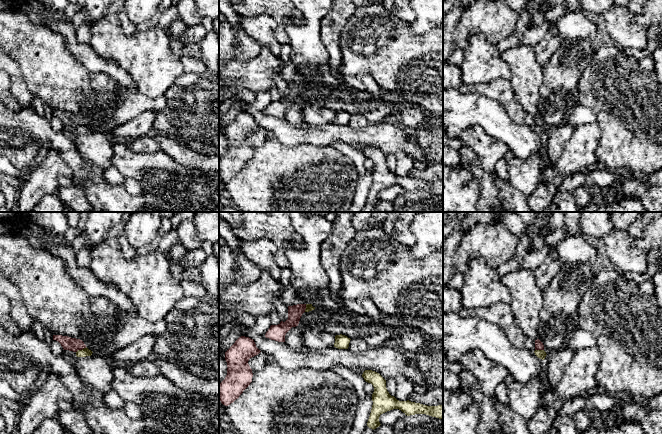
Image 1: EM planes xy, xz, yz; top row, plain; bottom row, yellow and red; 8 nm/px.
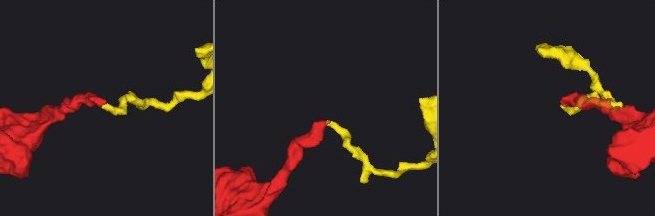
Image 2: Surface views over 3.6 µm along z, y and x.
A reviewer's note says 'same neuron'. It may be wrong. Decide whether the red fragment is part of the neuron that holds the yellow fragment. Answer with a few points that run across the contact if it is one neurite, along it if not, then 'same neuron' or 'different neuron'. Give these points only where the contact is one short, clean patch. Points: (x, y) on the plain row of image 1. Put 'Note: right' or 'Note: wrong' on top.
Note: wrong
xy (86, 123), (76, 128) | different neuron

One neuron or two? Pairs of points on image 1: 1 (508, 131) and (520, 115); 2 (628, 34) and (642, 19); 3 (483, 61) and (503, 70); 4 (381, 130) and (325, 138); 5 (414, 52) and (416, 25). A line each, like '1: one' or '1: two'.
1: two
2: two
3: one
4: one
5: two

